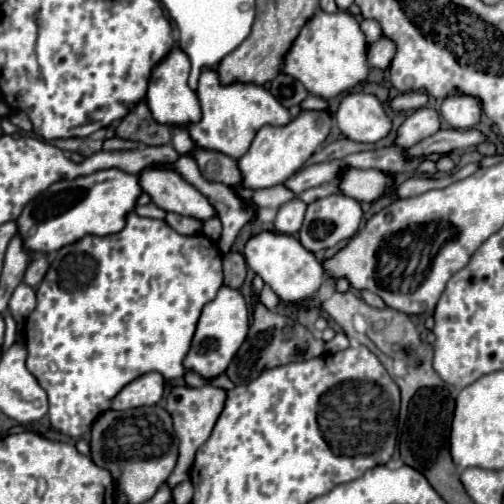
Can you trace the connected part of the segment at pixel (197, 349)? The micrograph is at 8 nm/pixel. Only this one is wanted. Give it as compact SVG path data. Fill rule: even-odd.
M222 287L216 299L206 303L202 309L202 315L192 339L192 347L184 359L184 369L196 371L204 379L218 377L228 369L232 357L236 355L242 341L246 339L246 333L248 333L248 307L244 297L236 289Z

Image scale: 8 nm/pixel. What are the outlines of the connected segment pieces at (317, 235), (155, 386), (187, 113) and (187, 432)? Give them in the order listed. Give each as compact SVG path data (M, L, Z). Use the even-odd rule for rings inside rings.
M342 193L328 195L328 197L318 199L318 201L308 205L306 219L304 219L304 225L300 229L300 243L308 251L314 251L314 253L324 251L324 249L330 249L330 247L338 245L344 239L354 237L354 233L360 229L360 223L362 223L362 207L356 199L346 197Z
M156 371L138 377L136 381L128 383L114 399L112 409L124 411L142 405L156 405L164 393L164 377Z
M178 45L152 69L146 101L148 101L148 107L152 109L152 115L156 117L156 121L160 121L164 125L188 127L190 123L200 119L198 97L196 97L196 91L192 91L188 87L188 73L190 73L188 55Z
M204 385L200 389L194 389L194 387L172 387L170 389L170 393L166 397L166 410L172 415L174 431L180 439L178 463L172 471L172 475L168 477L170 489L174 489L178 483L188 479L190 467L196 457L196 449L200 449L200 445L204 445L204 441L208 441L208 437L212 433L212 425L216 425L216 417L220 417L220 409L224 409L224 397L226 397L226 391L220 387L214 387L214 385Z

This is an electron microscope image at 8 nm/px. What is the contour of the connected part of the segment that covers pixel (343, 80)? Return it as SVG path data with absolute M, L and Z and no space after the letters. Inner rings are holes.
M318 9L300 29L298 37L284 55L282 71L296 77L296 81L300 81L308 93L322 99L330 99L354 89L368 75L366 37L356 17L352 17L348 11L324 13Z

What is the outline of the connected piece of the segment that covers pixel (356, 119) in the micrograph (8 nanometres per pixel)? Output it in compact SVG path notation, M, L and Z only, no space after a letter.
M368 93L344 95L334 117L338 129L352 141L376 143L392 129L392 121L382 103Z

